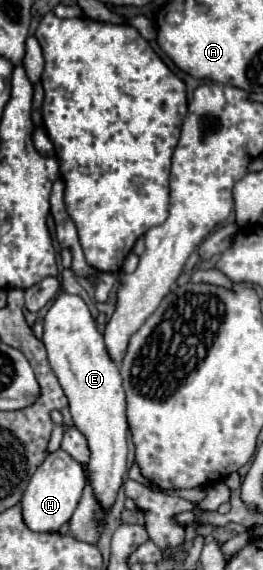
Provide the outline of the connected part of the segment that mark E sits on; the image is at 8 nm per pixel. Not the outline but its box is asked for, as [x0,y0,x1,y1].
[42,292,128,526]

